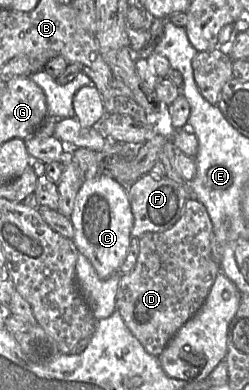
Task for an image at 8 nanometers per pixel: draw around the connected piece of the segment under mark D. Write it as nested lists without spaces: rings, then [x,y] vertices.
[[[190,197],[182,216],[172,227],[161,232],[148,232],[139,238],[139,253],[133,270],[121,273],[116,309],[149,354],[159,356],[162,353],[175,333],[203,305],[217,275],[221,272],[220,264],[212,257],[212,236],[213,223],[206,207],[194,197]]]

